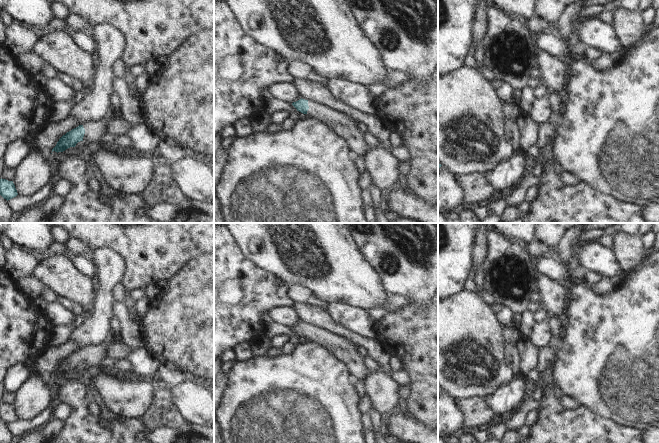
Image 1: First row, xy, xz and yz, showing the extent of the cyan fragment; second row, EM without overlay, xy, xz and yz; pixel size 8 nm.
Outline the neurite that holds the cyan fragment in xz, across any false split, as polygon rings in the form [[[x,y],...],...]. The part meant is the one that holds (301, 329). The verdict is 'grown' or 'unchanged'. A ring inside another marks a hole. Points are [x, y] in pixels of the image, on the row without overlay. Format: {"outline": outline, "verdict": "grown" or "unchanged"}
{"outline": [[[300,323],[292,329],[297,335],[327,348],[335,357],[347,367],[352,377],[364,380],[369,370],[363,364],[363,357],[357,353],[357,346],[345,338],[332,334],[317,326]]], "verdict": "grown"}

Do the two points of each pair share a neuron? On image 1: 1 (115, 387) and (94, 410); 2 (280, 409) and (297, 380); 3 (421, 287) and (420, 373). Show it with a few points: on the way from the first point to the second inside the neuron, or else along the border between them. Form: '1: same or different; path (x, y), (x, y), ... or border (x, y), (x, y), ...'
1: different; border (101, 407), (104, 413)
2: same; path (287, 402), (297, 392), (297, 387)
3: different; border (411, 300), (416, 303), (427, 304)

